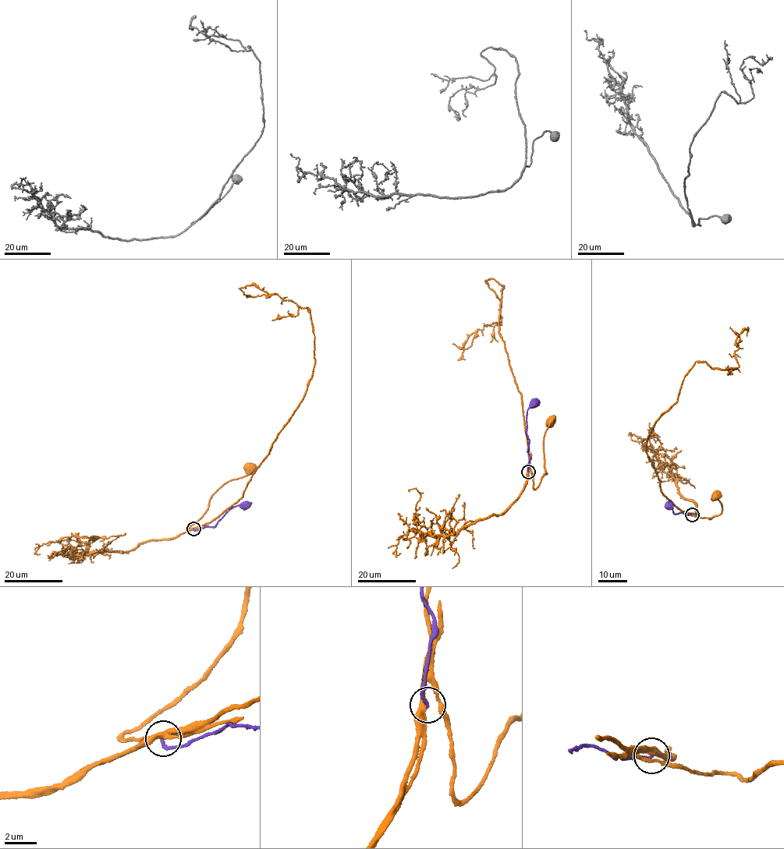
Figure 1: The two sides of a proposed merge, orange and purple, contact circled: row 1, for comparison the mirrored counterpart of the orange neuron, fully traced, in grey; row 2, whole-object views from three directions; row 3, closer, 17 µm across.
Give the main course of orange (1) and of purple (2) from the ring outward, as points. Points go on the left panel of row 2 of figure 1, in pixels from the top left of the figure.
1: (193, 528), (187, 527), (207, 511), (211, 495), (225, 483), (246, 475), (248, 468)
2: (193, 528), (196, 531), (206, 526), (212, 528), (228, 509), (251, 503)

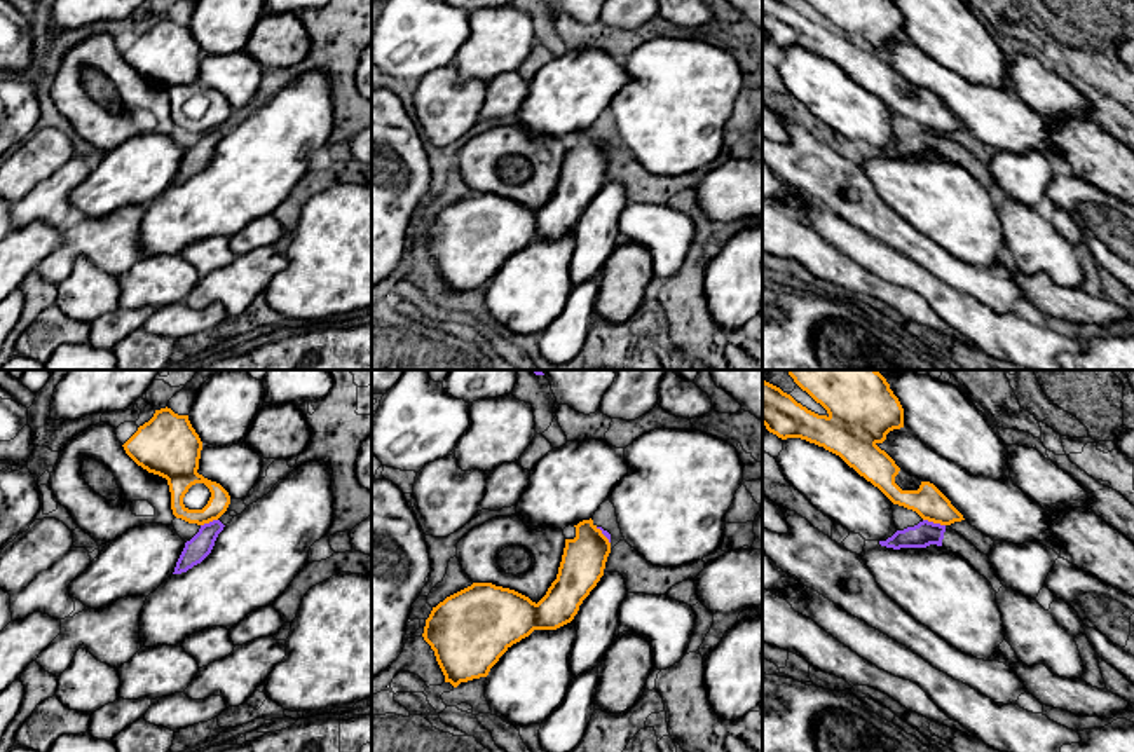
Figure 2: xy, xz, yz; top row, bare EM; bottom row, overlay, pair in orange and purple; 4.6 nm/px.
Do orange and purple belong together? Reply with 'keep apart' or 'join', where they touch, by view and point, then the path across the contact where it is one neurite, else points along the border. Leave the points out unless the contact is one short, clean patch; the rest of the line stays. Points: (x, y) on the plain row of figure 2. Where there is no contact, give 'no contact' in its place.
keep apart; meets orange in yz at (934, 131); border along yz (923, 128), (944, 135)

